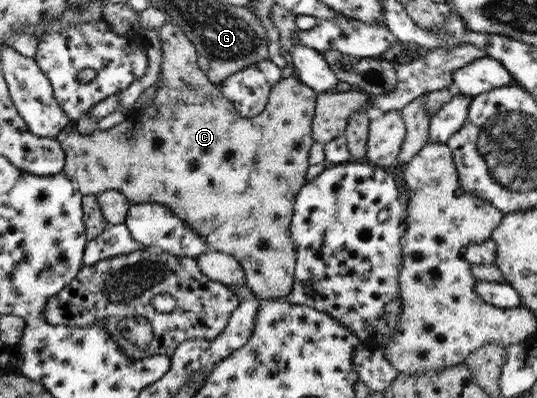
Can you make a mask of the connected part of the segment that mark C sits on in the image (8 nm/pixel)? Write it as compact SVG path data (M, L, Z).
M167 21L166 25L158 28L160 38L163 40L163 59L162 68L160 68L160 77L158 77L157 95L149 107L144 111L138 111L130 118L118 125L112 126L108 130L96 129L90 134L83 135L78 129L76 123L69 124L63 128L55 139L62 145L65 154L65 163L63 173L77 185L77 189L83 195L99 195L104 191L121 192L131 204L140 203L158 203L163 204L172 212L175 212L185 224L187 224L194 232L197 232L208 246L212 247L212 251L226 253L234 257L243 266L246 276L247 286L253 293L262 300L280 299L292 292L293 278L295 274L296 251L295 244L291 239L291 220L293 217L294 200L298 191L303 187L306 181L306 170L310 165L309 150L315 143L312 138L311 124L315 113L315 104L317 92L306 86L296 76L280 79L272 86L270 94L268 94L268 102L266 108L252 118L246 118L239 115L235 106L228 100L221 91L220 85L210 82L207 74L204 74L196 63L199 55L196 52L194 44L185 35L185 32L176 24Z

